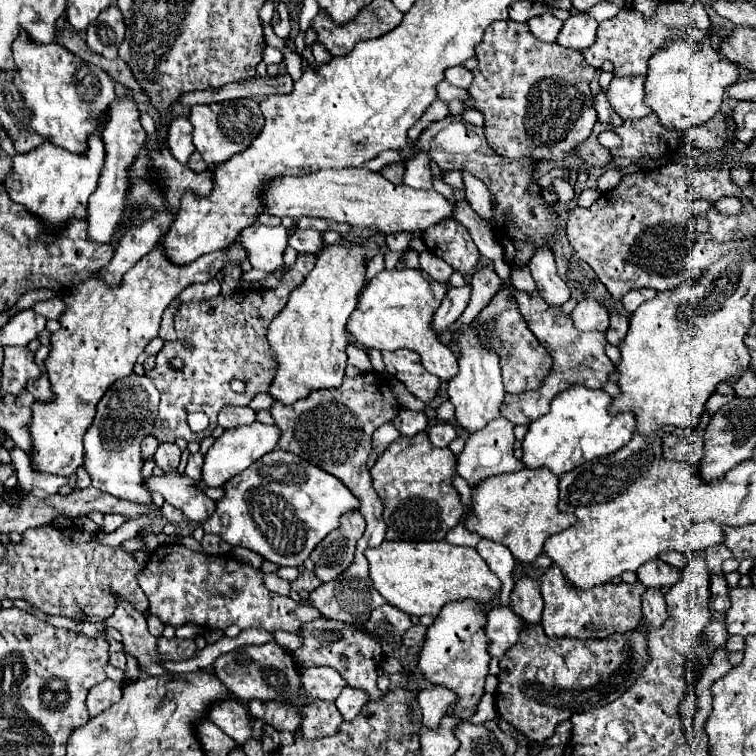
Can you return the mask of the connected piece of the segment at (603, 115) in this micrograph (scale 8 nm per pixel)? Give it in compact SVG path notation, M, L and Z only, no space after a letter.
M599 90L599 94L595 96L595 110L597 110L601 122L613 124L613 126L619 126L619 124L621 124L621 118L617 116L617 112L613 110L613 106L611 106L611 102L609 102L607 90Z

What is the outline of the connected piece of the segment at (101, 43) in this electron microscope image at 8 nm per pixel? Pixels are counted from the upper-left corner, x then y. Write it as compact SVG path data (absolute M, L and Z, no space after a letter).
M111 4L109 8L105 8L95 22L91 22L85 30L85 40L89 44L91 50L95 50L97 54L105 56L105 58L117 58L117 48L119 42L123 42L125 36L125 24L123 24L123 16L117 8L117 4Z

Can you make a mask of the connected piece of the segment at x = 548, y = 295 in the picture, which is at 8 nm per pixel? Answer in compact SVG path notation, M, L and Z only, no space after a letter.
M537 250L529 262L529 270L537 282L539 296L549 306L563 306L571 298L571 290L557 276L555 258L553 258L551 250Z

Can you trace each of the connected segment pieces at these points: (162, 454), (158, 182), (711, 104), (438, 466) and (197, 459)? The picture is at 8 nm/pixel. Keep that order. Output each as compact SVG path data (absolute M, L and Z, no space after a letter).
M159 444L153 460L157 462L157 466L165 472L171 474L177 470L179 460L181 460L181 450L177 444Z
M163 142L163 146L159 146L159 150L151 150L151 148L147 148L147 144L143 144L139 154L135 156L133 164L127 168L127 178L129 178L129 182L133 182L133 180L147 180L147 182L155 184L157 188L161 188L165 208L169 210L171 216L177 216L179 206L181 206L181 196L185 192L193 192L193 194L203 196L203 198L211 194L211 190L213 190L213 176L215 176L215 168L217 166L219 164L211 164L207 170L195 172L189 166L183 166L183 164L179 164L173 158L167 142Z
M711 24L701 42L673 40L667 48L661 48L651 56L647 72L647 106L657 112L663 126L689 130L693 126L705 124L719 112L727 86L739 80L737 66L723 60L719 50L713 50L711 46L711 40L717 36L717 32L719 26Z
M419 432L413 438L401 436L391 442L371 468L373 488L385 506L387 540L443 540L463 516L461 498L453 486L455 474L455 454L449 448L433 446L427 432Z
M197 452L197 454L189 454L189 460L187 460L187 466L185 466L185 474L187 478L199 482L201 476L203 476L203 456Z

